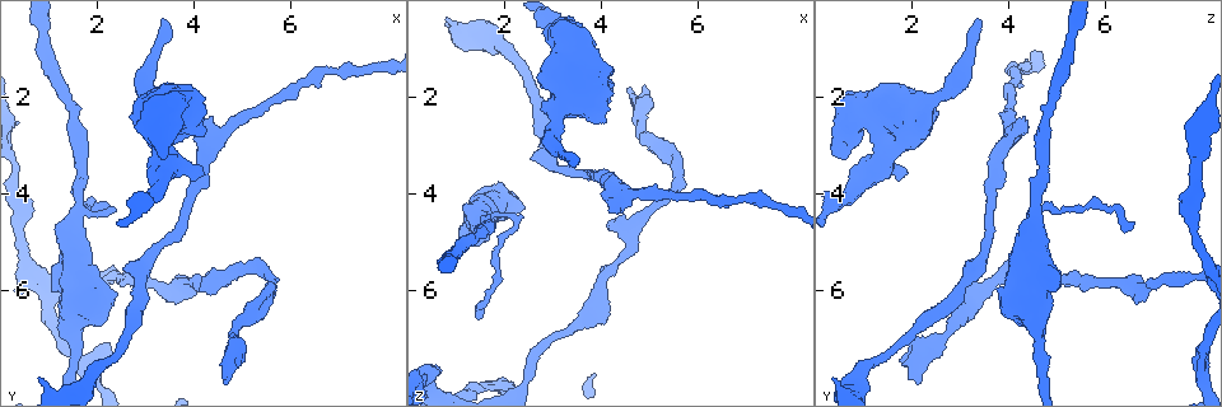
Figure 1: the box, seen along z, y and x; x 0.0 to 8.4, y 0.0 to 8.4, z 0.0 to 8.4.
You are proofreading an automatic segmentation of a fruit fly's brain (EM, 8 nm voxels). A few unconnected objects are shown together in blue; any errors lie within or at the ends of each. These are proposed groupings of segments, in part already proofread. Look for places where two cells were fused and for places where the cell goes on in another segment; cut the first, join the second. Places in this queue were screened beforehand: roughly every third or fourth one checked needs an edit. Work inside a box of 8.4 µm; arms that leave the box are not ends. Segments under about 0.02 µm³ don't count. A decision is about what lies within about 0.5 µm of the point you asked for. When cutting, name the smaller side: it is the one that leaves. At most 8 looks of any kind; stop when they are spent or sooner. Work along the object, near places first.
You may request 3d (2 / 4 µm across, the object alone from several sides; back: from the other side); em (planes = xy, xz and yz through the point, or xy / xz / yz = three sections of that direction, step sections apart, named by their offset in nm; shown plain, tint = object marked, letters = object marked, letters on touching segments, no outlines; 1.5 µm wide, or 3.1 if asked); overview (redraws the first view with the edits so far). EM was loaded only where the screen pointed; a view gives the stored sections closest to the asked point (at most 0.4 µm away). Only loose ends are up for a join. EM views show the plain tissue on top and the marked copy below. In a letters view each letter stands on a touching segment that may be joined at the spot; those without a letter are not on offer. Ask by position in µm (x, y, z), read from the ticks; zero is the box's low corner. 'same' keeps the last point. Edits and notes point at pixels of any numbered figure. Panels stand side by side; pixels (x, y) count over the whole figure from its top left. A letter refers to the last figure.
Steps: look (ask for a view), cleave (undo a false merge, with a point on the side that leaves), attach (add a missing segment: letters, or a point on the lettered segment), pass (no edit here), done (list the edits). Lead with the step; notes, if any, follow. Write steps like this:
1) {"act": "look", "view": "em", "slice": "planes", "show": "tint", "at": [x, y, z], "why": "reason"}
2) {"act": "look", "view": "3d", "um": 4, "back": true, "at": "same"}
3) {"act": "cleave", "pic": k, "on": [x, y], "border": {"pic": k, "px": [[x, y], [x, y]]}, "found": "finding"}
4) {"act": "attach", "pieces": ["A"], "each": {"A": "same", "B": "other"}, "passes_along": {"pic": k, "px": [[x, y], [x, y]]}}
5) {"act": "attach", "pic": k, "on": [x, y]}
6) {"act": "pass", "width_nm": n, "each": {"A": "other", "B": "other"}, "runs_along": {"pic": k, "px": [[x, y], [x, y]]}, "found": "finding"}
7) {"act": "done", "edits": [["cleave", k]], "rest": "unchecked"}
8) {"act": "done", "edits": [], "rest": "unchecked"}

{"act": "look", "view": "3d", "um": 4, "back": true, "at": [4.20, 3.60, 1.90], "why": "thick end"}

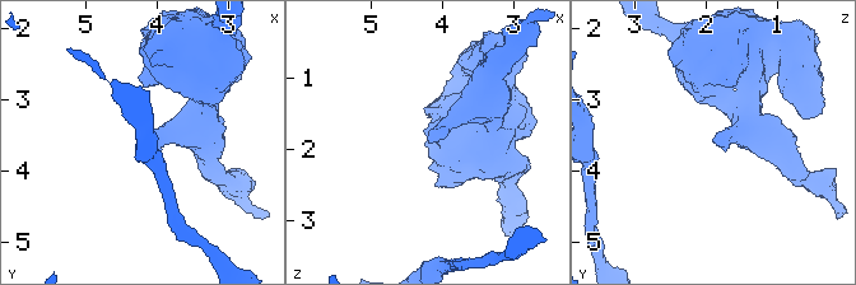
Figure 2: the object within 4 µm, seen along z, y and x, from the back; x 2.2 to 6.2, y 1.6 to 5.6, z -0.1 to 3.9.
{"act": "look", "view": "em", "slice": "planes", "show": "tint", "at": [4.20, 3.55, 1.90]}

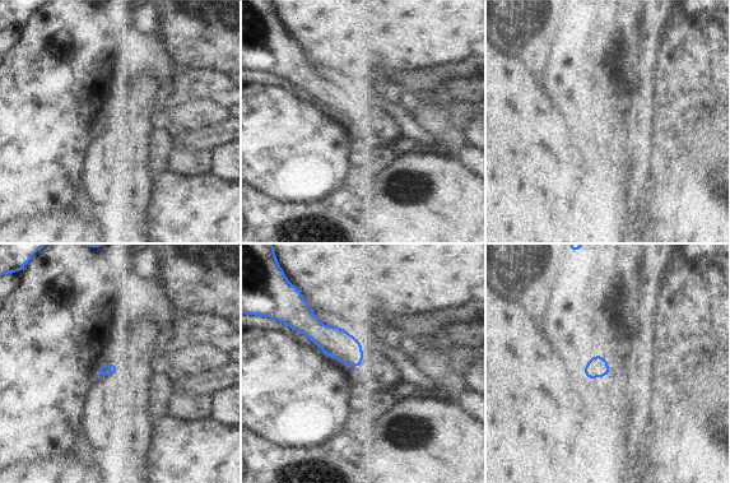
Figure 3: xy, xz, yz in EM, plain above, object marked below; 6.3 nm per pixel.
{"act": "look", "view": "em", "slice": "planes", "show": "letters", "at": "same"}

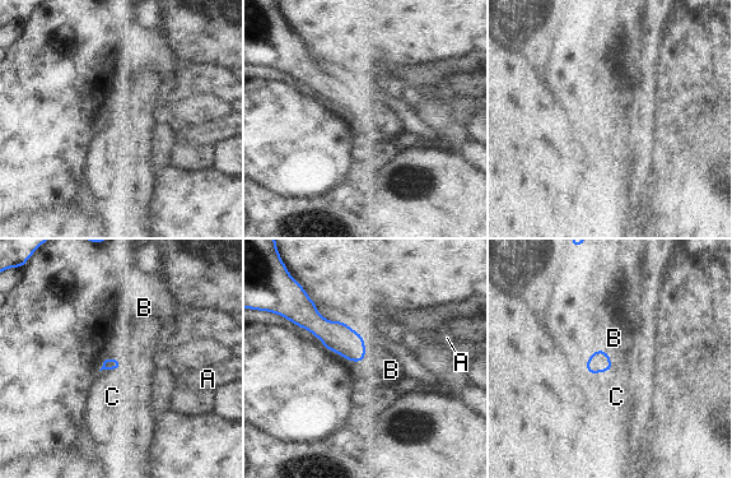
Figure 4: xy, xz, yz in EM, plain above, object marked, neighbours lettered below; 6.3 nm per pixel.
{"act": "attach", "pieces": ["C"], "each": {"A": "other", "B": "other", "C": "same"}, "found": "it goes on there"}

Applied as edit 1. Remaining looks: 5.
{"act": "look", "view": "em", "slice": "xz", "step": 4, "show": "letters", "at": [4.35, 2.45, 4.30], "why": "an open end"}

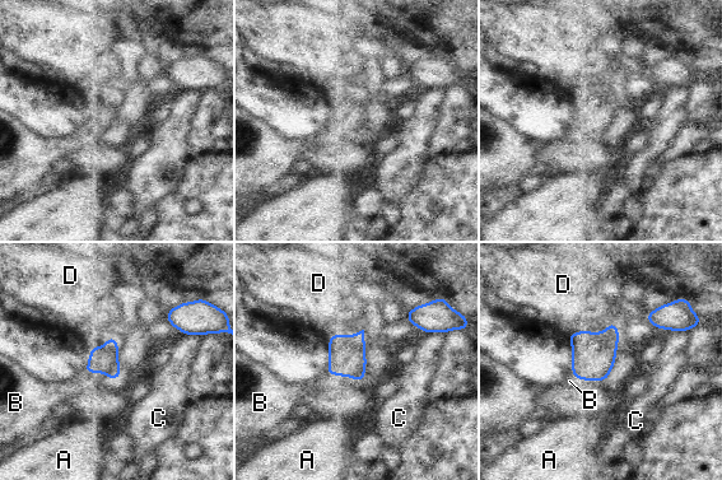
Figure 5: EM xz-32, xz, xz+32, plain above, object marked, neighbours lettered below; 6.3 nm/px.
{"act": "attach", "pieces": ["B"], "longest_contact_nm": ["D", 200], "each": {"A": "other", "B": "same", "C": "other", "D": "other"}, "passes_along": {"pic": 5, "px": [[105, 359], [98, 372], [65, 391]]}, "found": "the cell continues"}

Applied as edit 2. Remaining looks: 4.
{"act": "look", "view": "overview"}

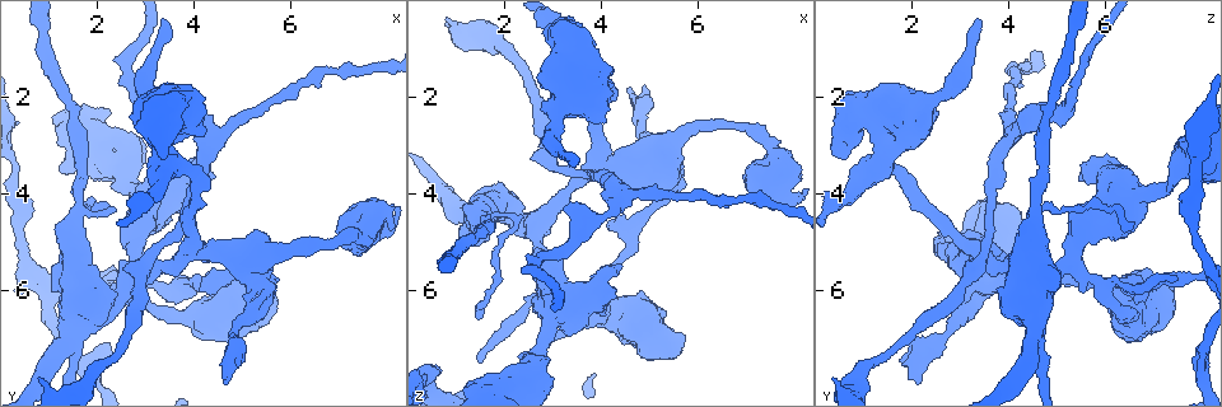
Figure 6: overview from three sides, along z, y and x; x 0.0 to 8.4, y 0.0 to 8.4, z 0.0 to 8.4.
{"act": "look", "view": "em", "slice": "yz", "step": 4, "show": "tint", "at": [1.45, 4.60, 6.60], "why": "thin end"}

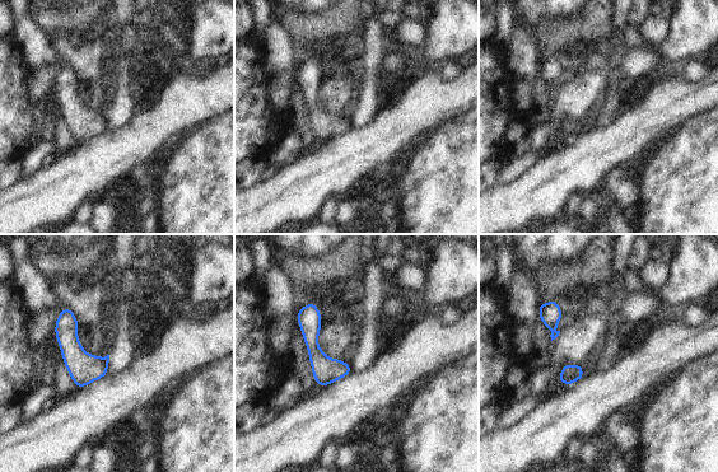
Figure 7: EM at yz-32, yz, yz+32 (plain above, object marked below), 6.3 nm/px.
{"act": "look", "view": "em", "slice": "xy", "step": 4, "show": "letters", "at": "same"}

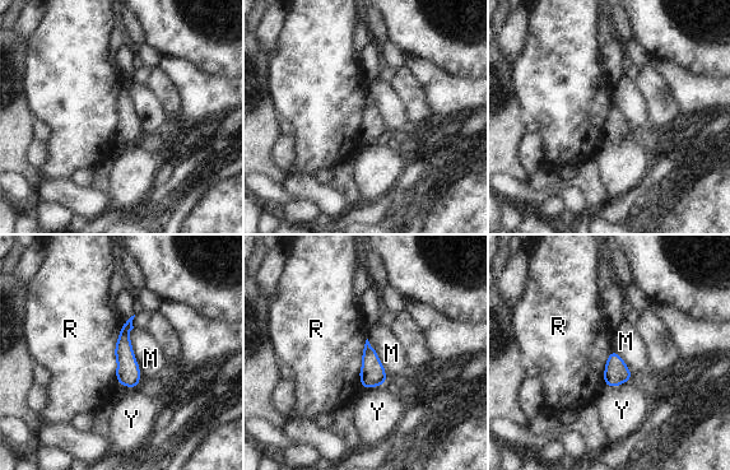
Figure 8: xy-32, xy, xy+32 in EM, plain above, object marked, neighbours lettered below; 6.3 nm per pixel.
{"act": "pass", "each": {"M": "other", "R": "other", "Y": "other"}, "border": {"pic": 8, "px": [[133, 327], [129, 339], [142, 380]]}, "found": "none of them fits"}

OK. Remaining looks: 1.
{"act": "done", "edits": [["attach", 4], ["attach", 5]], "rest": "unchecked"}

